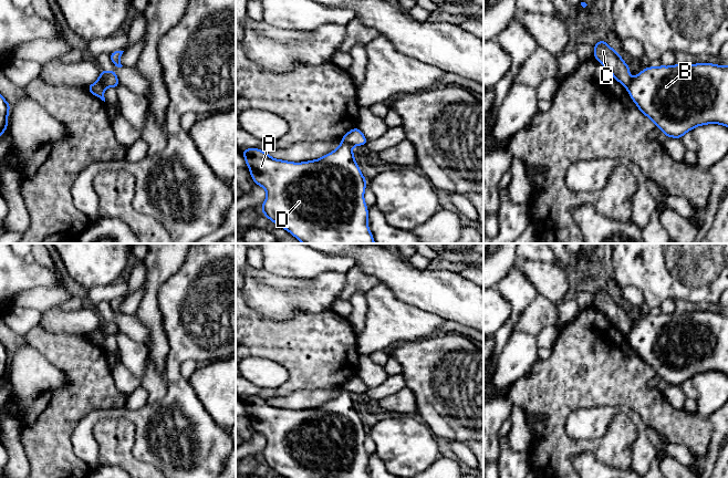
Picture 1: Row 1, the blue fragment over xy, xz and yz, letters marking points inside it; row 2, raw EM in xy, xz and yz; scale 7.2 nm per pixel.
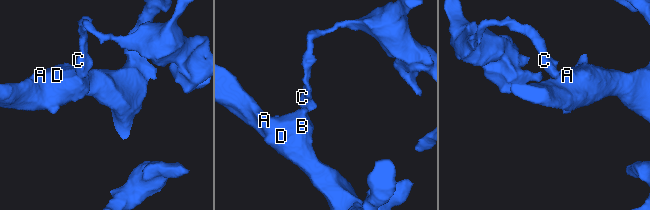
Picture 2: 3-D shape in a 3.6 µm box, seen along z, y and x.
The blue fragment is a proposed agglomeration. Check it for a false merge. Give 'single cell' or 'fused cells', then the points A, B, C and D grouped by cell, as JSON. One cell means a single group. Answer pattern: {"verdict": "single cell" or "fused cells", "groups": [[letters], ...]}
{"verdict": "fused cells", "groups": [["A", "B", "D"], ["C"]]}

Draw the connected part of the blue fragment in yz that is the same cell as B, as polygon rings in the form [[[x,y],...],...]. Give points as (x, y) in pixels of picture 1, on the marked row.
[[[711,63],[648,66],[641,71],[627,87],[630,97],[667,137],[682,138],[697,126],[720,124],[728,127],[728,65]]]

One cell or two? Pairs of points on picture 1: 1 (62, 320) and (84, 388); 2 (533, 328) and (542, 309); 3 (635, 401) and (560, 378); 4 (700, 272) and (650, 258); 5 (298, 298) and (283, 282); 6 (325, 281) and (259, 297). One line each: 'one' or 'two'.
1: two
2: one
3: one
4: one
5: two
6: one

